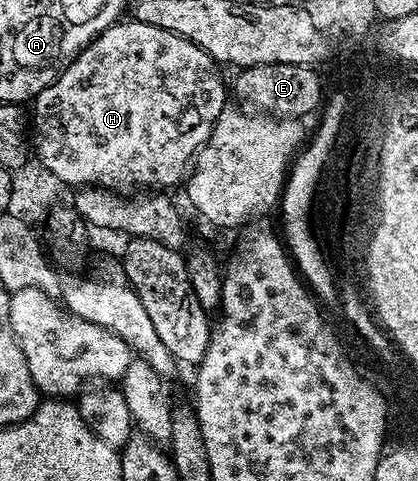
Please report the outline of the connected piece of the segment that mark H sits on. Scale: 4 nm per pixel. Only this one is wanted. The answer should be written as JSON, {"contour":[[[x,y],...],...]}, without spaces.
{"contour":[[[120,20],[111,26],[104,34],[98,34],[77,57],[70,59],[62,72],[49,88],[45,88],[34,98],[33,107],[33,150],[45,168],[59,176],[71,188],[117,186],[151,186],[147,188],[169,188],[184,181],[189,167],[198,151],[205,145],[214,122],[228,101],[223,91],[223,78],[219,75],[220,67],[215,59],[210,58],[197,44],[185,40],[179,34],[169,32],[165,28],[157,28],[153,24],[145,24],[134,20]]]}

